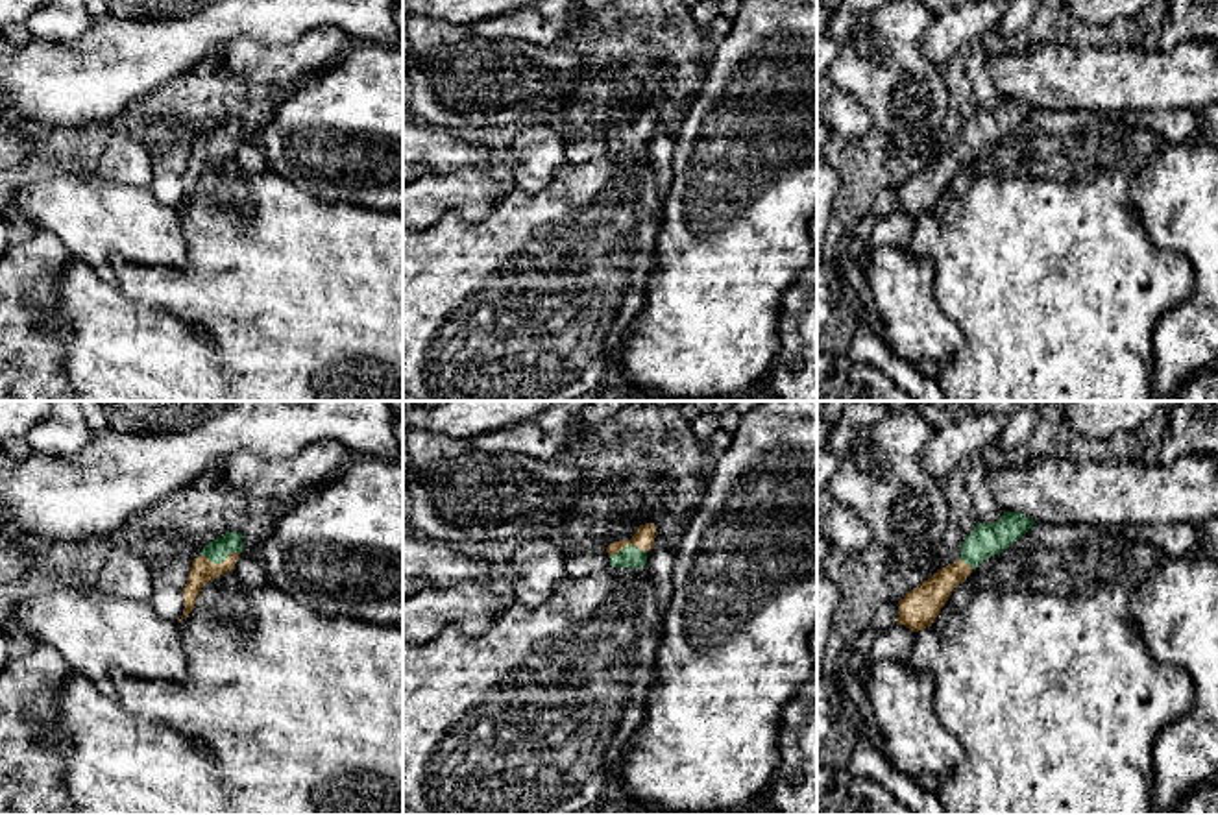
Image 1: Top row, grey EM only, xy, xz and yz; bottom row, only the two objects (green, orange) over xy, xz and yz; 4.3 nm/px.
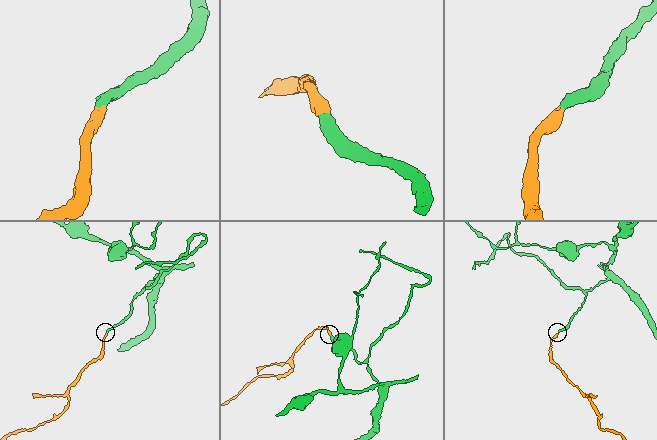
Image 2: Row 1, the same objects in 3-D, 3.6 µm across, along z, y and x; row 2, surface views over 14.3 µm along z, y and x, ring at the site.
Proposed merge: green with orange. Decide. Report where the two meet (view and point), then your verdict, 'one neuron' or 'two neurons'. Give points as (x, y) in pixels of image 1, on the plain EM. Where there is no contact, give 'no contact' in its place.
xy (220, 148) | one neuron

